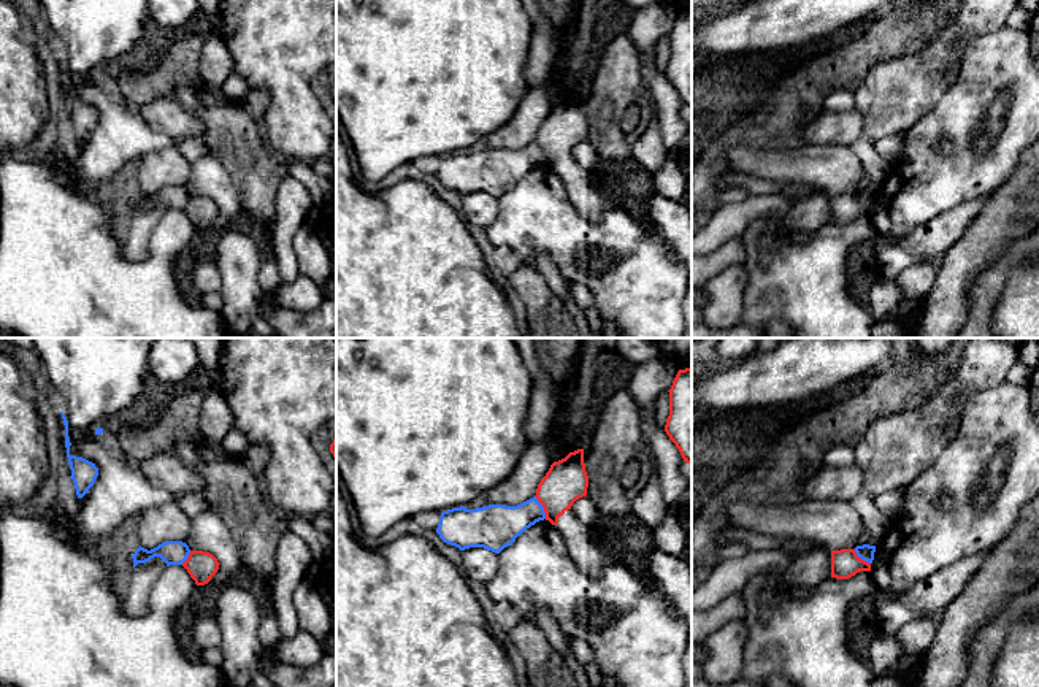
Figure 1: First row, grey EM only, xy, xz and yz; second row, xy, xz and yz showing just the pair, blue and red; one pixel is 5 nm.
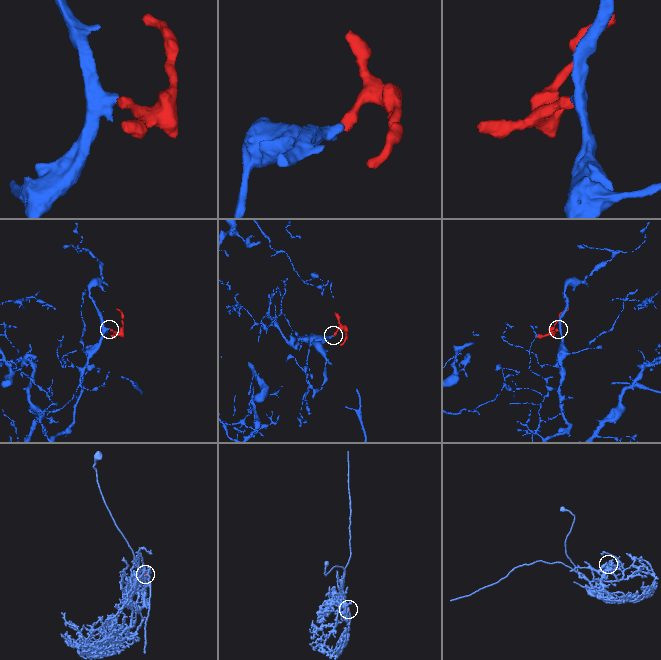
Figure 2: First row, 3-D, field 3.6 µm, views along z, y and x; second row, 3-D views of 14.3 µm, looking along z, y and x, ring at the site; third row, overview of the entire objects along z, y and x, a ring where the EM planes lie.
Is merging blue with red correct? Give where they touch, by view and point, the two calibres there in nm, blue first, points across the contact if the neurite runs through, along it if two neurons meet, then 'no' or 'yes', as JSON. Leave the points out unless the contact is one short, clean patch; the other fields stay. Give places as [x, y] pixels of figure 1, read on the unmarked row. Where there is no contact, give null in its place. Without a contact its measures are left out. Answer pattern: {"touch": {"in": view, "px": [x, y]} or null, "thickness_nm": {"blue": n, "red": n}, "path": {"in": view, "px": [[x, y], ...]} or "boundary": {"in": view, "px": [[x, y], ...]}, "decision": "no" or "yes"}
{"touch": {"in": "xz", "px": [541, 151]}, "thickness_nm": {"blue": 220, "red": 220}, "boundary": {"in": "xz", "px": [[535, 140], [546, 162]]}, "decision": "no"}

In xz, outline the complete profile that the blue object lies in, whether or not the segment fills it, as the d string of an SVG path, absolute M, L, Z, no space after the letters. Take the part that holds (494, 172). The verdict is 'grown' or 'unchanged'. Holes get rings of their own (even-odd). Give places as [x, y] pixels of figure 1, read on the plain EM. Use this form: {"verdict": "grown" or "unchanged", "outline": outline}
{"verdict": "unchanged", "outline": "M536 141L517 151L489 149L476 154L460 151L441 157L436 178L460 195L484 192L500 198L527 173L544 163L544 152Z"}

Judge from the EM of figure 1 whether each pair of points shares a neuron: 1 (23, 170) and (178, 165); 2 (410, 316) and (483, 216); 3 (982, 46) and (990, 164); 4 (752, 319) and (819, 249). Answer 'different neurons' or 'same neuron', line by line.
1: different neurons
2: different neurons
3: same neuron
4: same neuron

